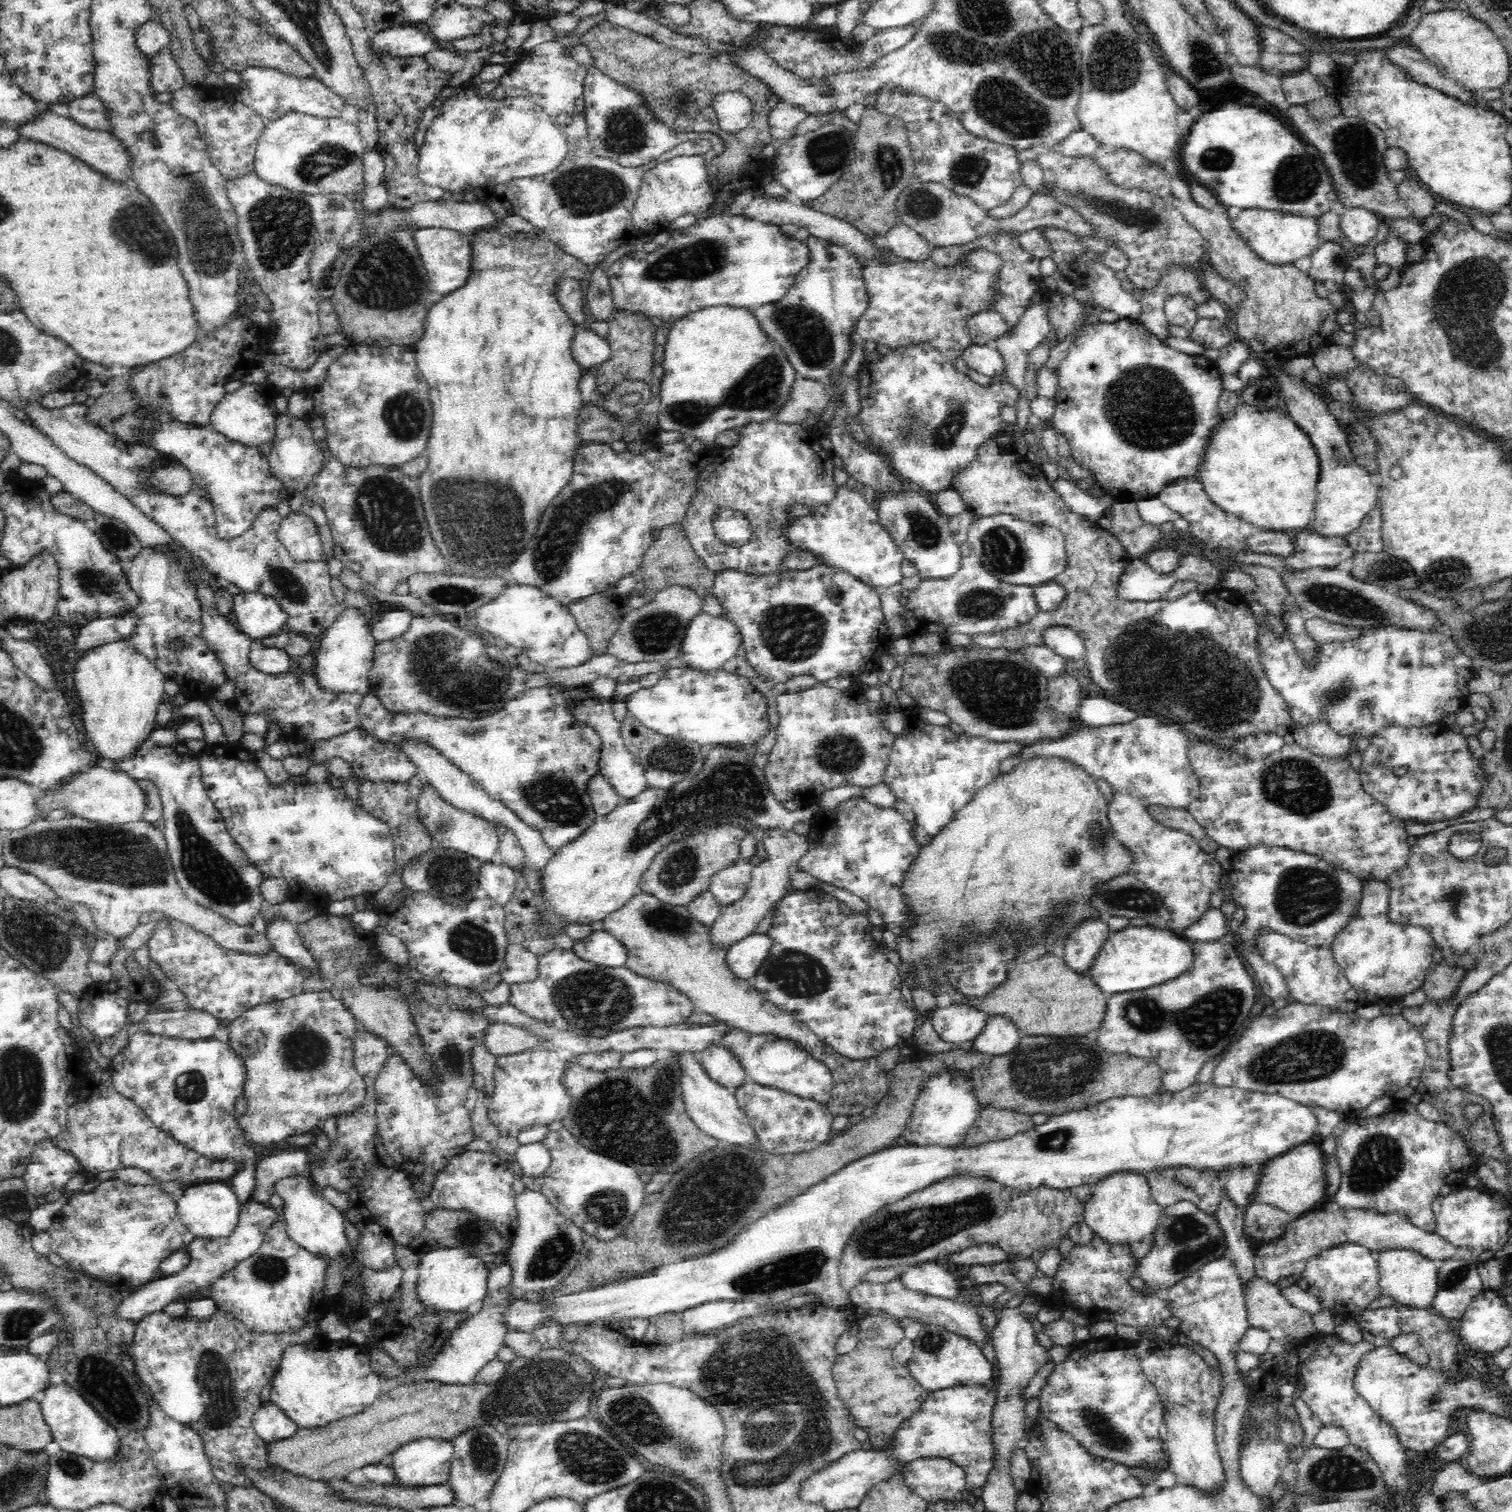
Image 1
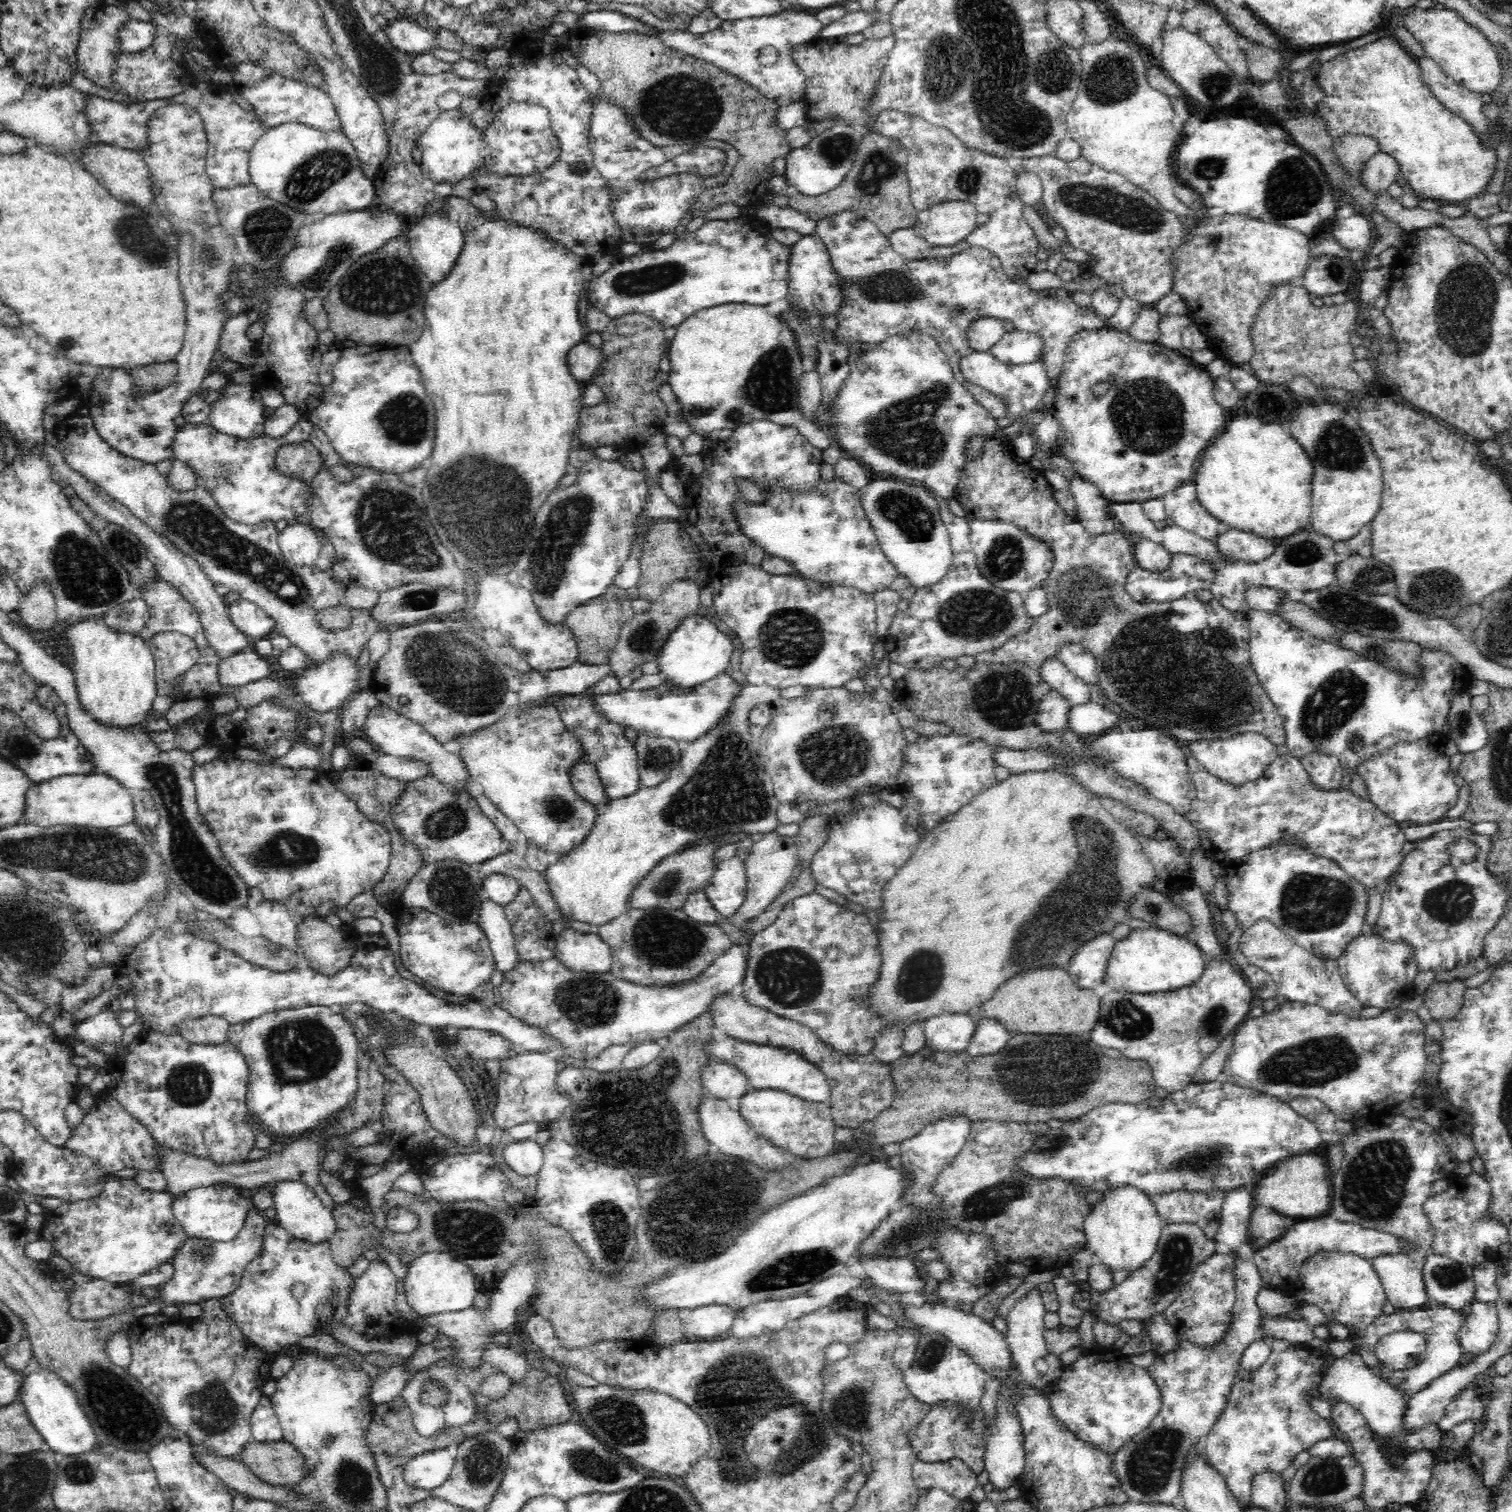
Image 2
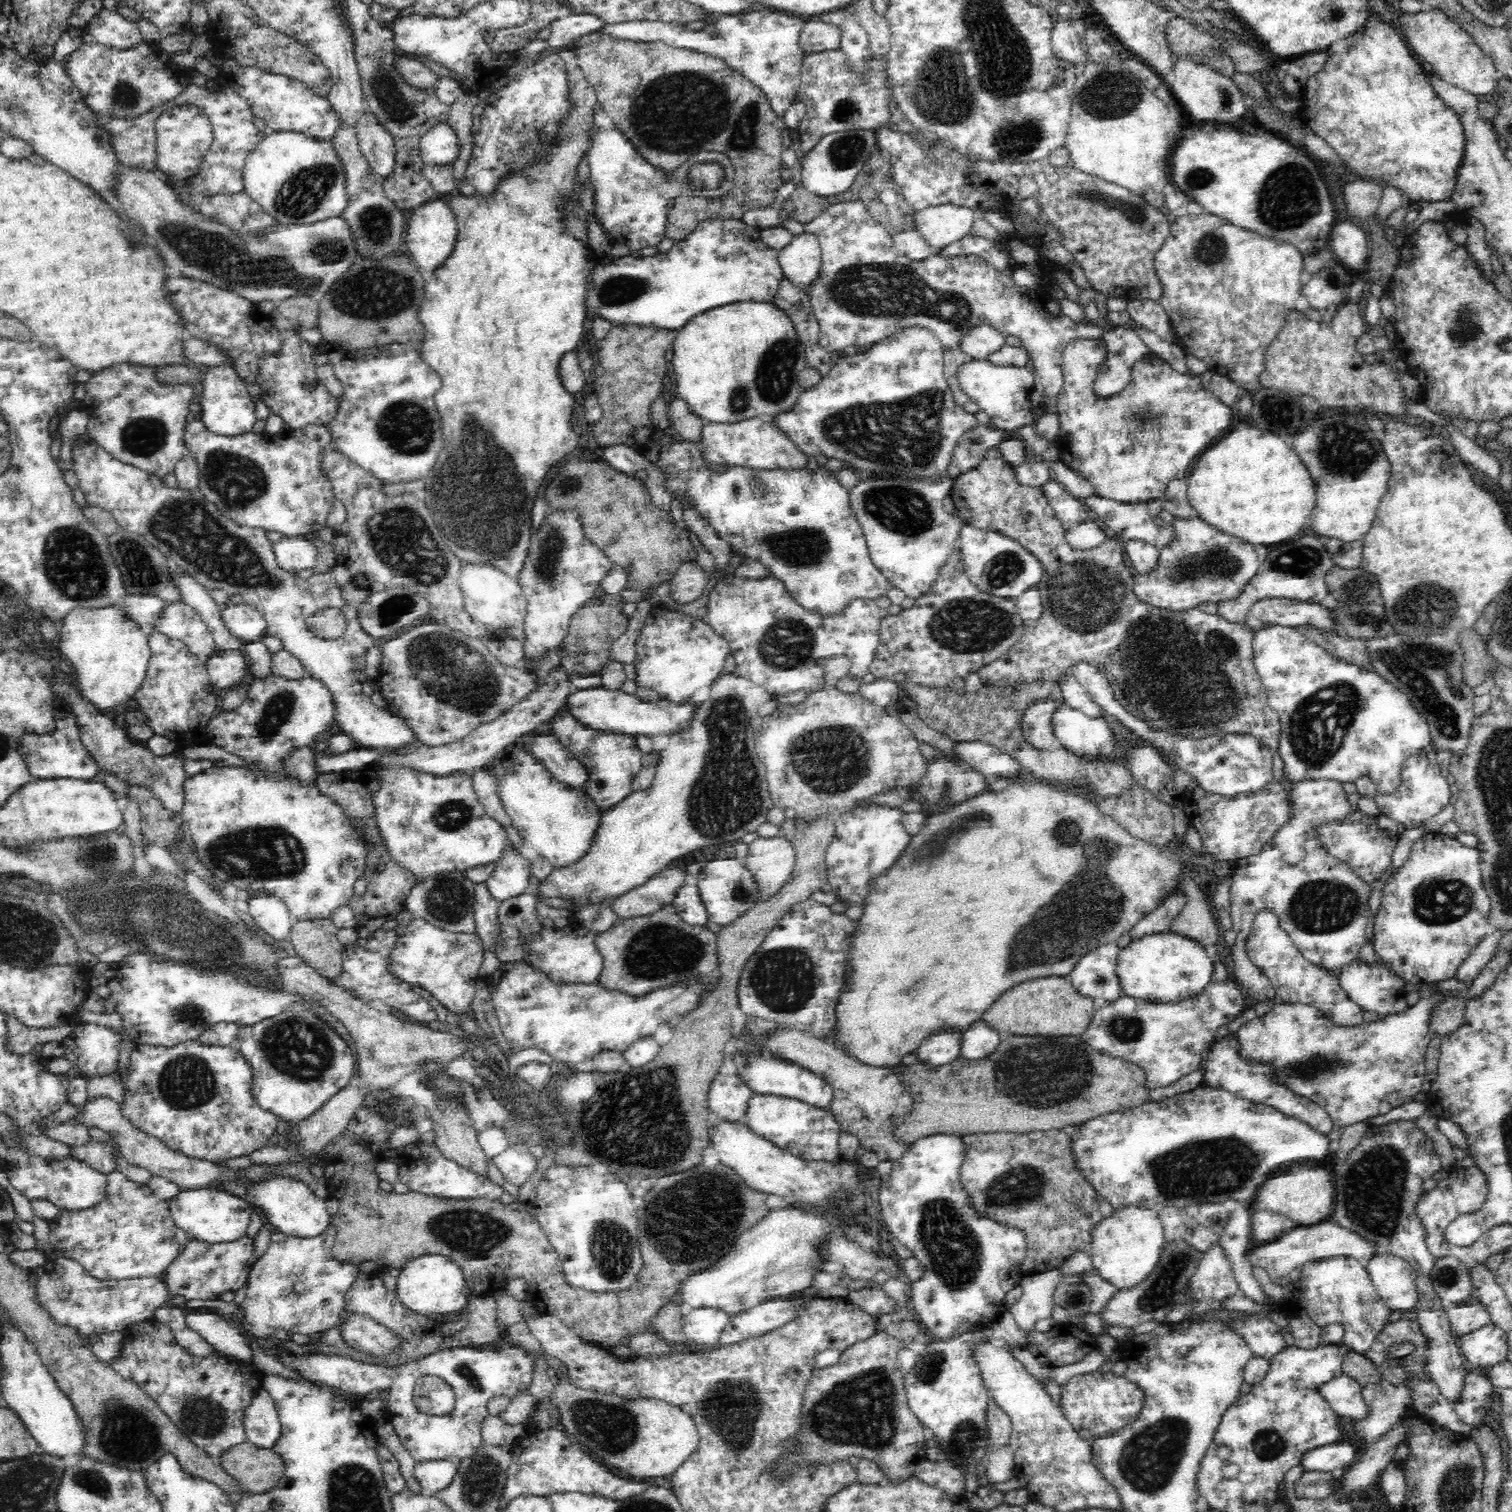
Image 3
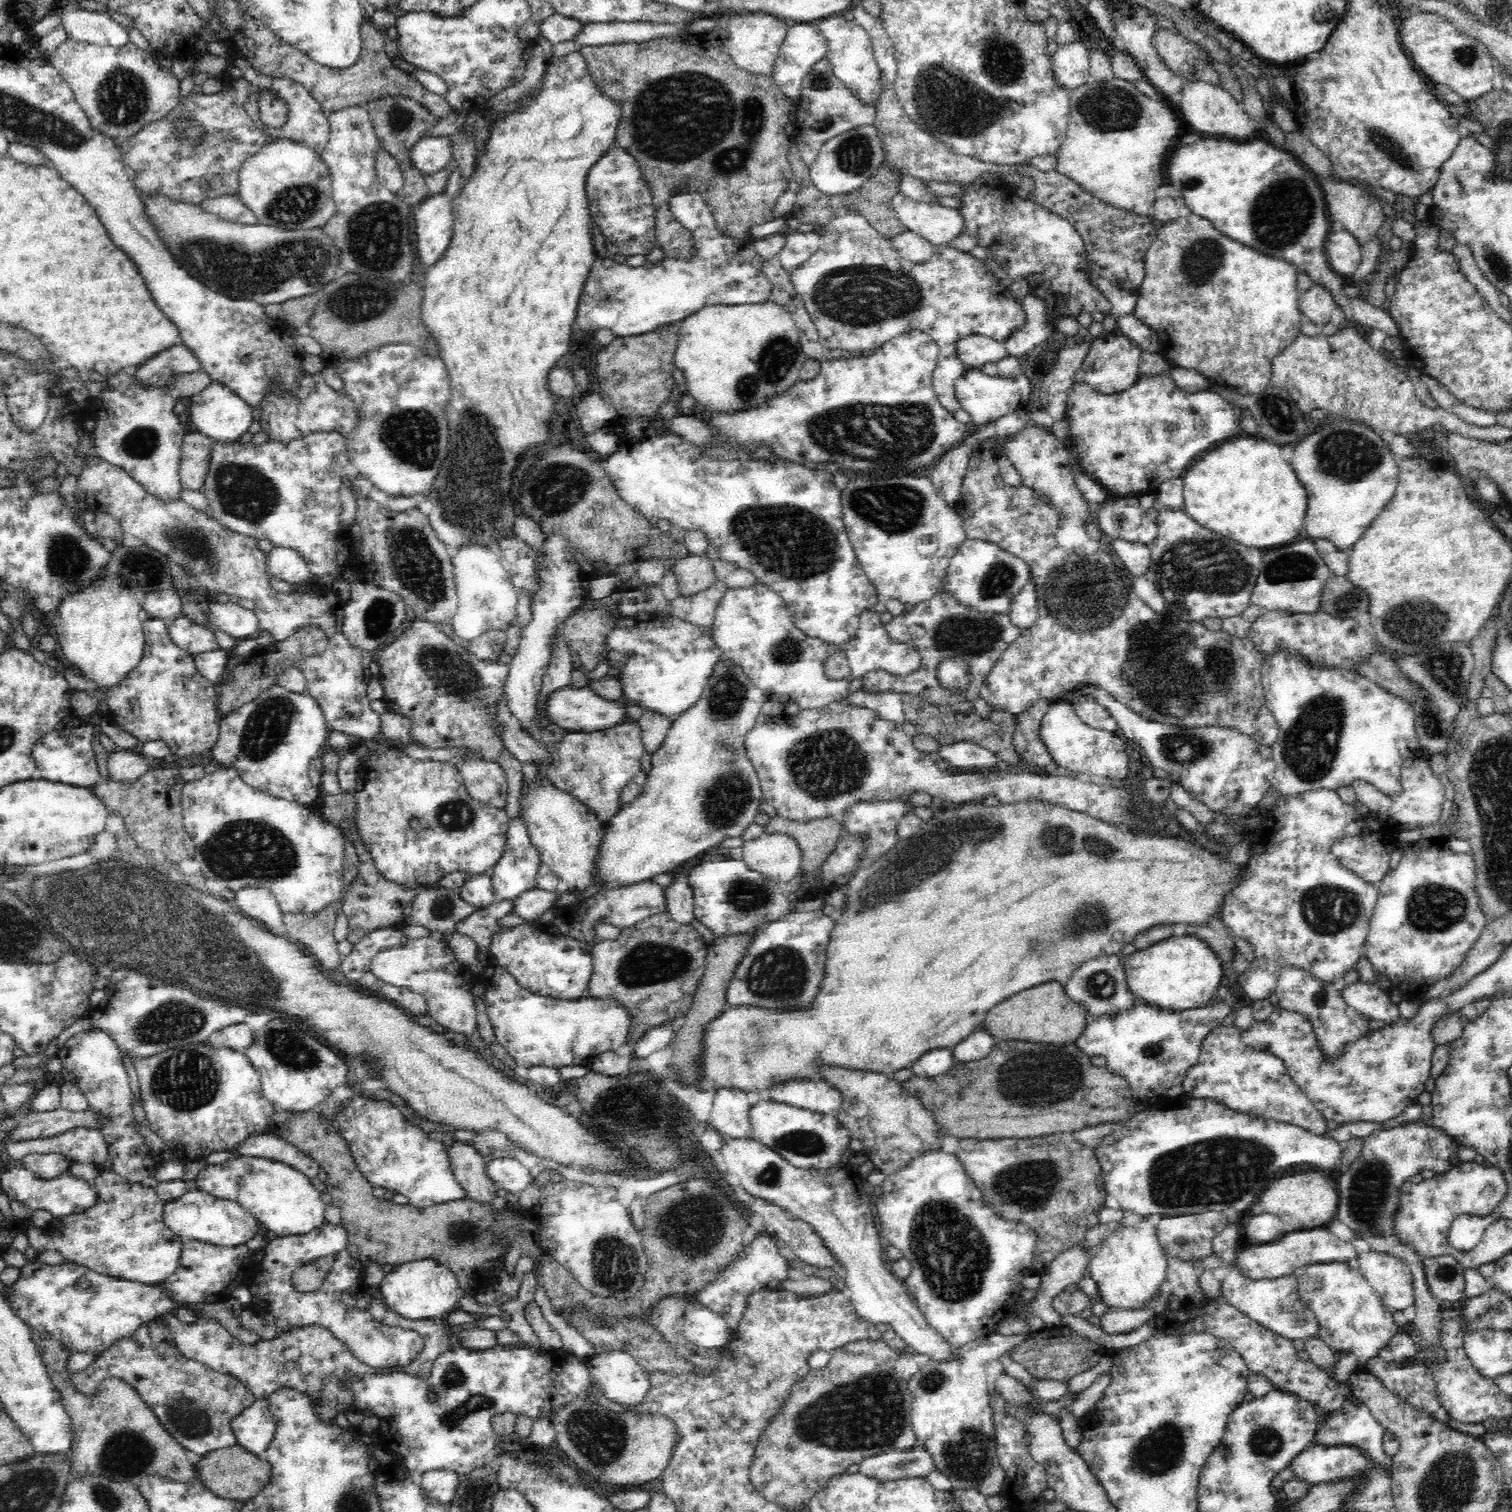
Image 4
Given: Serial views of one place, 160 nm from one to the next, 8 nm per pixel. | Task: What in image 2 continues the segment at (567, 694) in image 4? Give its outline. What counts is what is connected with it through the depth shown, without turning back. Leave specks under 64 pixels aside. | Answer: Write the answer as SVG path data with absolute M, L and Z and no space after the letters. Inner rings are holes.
M721 672L702 684L683 688L670 682L650 690L622 690L616 694L594 695L598 709L614 723L633 728L637 732L648 733L658 738L676 739L683 742L698 741L710 730L728 720L732 704L743 694L743 685L736 682L730 674Z

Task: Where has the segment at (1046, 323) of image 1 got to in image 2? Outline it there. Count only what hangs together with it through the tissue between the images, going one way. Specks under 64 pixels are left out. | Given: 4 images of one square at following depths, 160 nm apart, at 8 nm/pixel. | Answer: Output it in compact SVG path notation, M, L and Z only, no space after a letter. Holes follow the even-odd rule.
M1014 329L989 349L998 361L1012 366L1027 365L1038 360L1044 351L1044 337L1036 331Z

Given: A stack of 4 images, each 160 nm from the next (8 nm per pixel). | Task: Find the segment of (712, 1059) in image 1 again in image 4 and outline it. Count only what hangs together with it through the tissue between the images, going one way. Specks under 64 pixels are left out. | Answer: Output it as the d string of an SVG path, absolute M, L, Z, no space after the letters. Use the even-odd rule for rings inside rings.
M718 1088L708 1122L723 1136L748 1138L751 1136L748 1093L740 1088Z

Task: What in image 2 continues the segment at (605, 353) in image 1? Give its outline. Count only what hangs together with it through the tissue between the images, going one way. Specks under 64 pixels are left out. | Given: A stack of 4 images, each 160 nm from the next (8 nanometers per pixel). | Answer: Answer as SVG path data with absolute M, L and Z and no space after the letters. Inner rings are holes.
M580 341L568 354L568 368L570 373L582 384L593 377L600 368L604 355L601 348L597 348L589 342Z

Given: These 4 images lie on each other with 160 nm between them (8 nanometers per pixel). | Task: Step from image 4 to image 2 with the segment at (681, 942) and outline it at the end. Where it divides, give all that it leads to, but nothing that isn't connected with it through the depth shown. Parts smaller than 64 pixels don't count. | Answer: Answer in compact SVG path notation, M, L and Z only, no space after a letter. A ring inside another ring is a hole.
M659 906L629 907L624 914L596 927L595 931L612 947L612 955L614 955L614 962L610 968L612 974L628 979L630 982L644 983L644 985L684 984L690 980L694 981L700 978L706 972L706 968L733 945L730 935L716 923L704 924L690 918L682 909L660 908Z

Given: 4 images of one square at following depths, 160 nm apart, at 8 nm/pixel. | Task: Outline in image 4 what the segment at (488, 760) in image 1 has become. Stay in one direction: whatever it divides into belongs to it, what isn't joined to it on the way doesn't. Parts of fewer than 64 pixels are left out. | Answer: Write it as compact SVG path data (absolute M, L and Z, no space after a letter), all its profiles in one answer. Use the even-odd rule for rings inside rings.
M534 773L520 788L519 816L526 825L540 860L560 878L567 890L582 892L593 884L593 866L606 823L580 799L560 790L546 774Z

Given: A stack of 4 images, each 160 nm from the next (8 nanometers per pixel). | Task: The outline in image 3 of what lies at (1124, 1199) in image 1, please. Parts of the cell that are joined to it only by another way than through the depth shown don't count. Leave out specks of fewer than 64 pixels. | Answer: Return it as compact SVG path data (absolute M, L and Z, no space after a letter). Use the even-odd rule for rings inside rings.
M1120 1205L1110 1216L1103 1216L1089 1230L1089 1255L1098 1274L1123 1289L1143 1281L1155 1268L1165 1243L1159 1211L1140 1205Z

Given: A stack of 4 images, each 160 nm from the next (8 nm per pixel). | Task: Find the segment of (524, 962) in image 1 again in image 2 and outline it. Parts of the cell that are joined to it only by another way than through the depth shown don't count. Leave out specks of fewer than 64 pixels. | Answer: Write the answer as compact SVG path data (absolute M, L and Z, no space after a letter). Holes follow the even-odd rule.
M484 900L481 903L478 921L482 929L488 933L497 969L505 974L516 970L522 960L516 949L511 924L507 922L502 907L491 900Z

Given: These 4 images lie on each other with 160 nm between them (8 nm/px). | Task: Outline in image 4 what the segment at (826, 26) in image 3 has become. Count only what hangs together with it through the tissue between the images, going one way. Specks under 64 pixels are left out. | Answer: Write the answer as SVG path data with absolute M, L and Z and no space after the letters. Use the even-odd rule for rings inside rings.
M815 21L792 24L780 46L774 82L784 97L798 104L804 76L815 62L826 56L828 42Z

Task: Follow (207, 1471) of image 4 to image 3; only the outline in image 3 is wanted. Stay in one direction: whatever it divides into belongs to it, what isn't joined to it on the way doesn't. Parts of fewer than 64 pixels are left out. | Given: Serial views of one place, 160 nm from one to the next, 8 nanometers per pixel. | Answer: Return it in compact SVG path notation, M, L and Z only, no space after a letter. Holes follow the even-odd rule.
M247 1440L226 1450L218 1461L252 1493L263 1493L278 1486L286 1470L286 1461L278 1451L257 1447Z

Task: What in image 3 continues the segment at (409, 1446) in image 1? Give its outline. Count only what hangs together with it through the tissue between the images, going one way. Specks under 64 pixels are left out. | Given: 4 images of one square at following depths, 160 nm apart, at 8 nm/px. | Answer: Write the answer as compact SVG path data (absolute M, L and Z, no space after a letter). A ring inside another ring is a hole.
M424 1459L423 1461L412 1464L411 1473L422 1487L422 1492L429 1494L448 1486L448 1483L452 1482L458 1467L452 1460L448 1459Z

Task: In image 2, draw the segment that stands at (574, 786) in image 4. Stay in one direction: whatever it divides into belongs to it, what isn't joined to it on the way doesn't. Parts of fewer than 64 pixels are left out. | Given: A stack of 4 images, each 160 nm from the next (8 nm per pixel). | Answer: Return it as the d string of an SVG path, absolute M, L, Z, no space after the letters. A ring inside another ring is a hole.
M591 692L568 694L555 700L562 721L568 730L576 731L586 749L586 761L596 766L610 800L632 796L641 787L641 774L636 749L624 735L624 727L614 723L598 709Z

